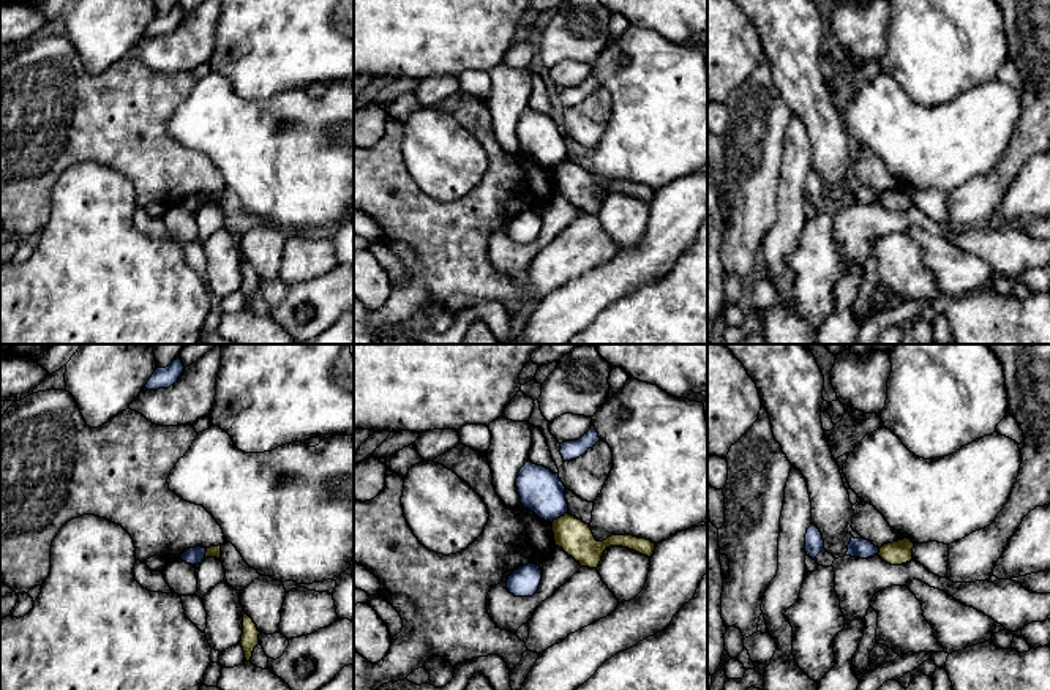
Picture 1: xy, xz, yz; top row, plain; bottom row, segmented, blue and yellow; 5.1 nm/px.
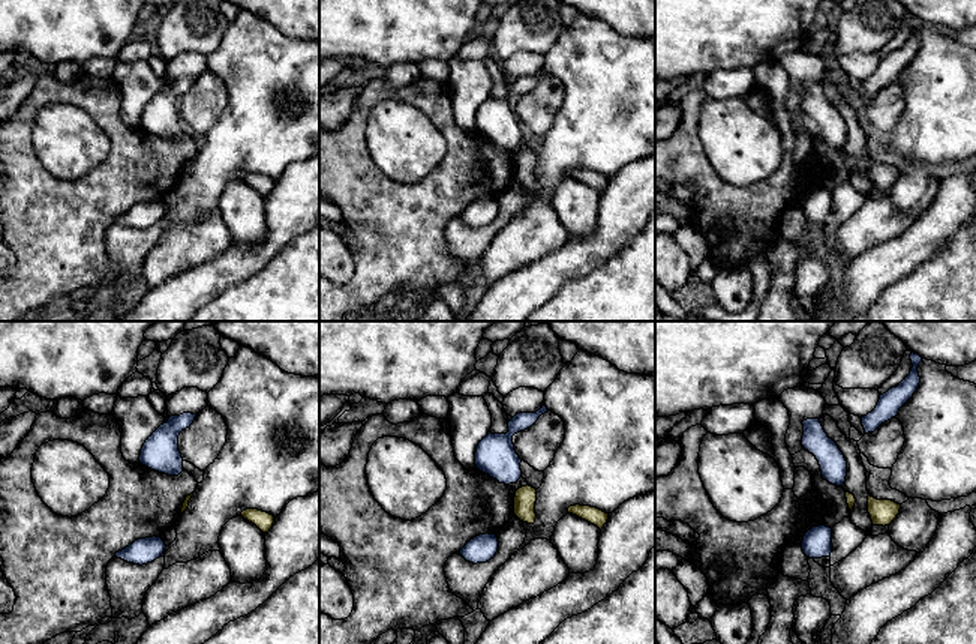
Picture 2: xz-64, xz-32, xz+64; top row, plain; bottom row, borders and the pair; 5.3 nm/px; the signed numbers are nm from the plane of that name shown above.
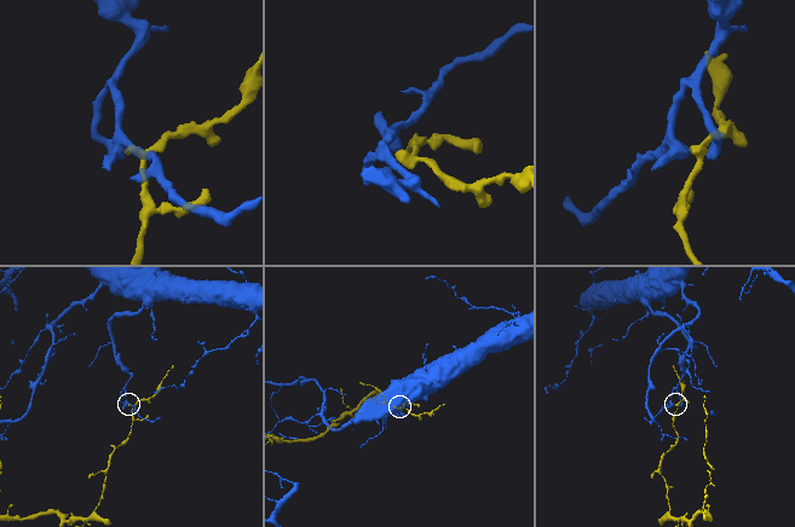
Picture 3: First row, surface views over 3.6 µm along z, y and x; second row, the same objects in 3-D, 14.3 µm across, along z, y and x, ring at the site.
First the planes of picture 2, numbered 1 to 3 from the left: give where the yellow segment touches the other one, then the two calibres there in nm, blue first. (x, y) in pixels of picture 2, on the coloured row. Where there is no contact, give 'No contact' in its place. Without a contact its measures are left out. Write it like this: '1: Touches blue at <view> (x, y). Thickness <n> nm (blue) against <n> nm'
1: No contact
2: No contact
3: No contact

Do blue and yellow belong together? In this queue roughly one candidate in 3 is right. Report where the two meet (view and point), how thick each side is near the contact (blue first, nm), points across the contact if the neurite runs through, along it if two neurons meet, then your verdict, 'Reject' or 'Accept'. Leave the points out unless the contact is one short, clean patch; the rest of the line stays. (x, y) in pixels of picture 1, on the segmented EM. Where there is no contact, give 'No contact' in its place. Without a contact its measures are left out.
Touches blue at xz (559, 517). Thickness 220 nm (blue) against 180 nm. Boundary: xz (567, 512), (551, 521). Reject

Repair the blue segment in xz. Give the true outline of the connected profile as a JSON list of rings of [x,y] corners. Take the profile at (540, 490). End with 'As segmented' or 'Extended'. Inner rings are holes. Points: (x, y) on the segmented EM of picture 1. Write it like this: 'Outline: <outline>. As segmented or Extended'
Outline: [[[527,461],[518,472],[518,494],[524,508],[553,523],[568,513],[565,486],[559,474]]]. As segmented

